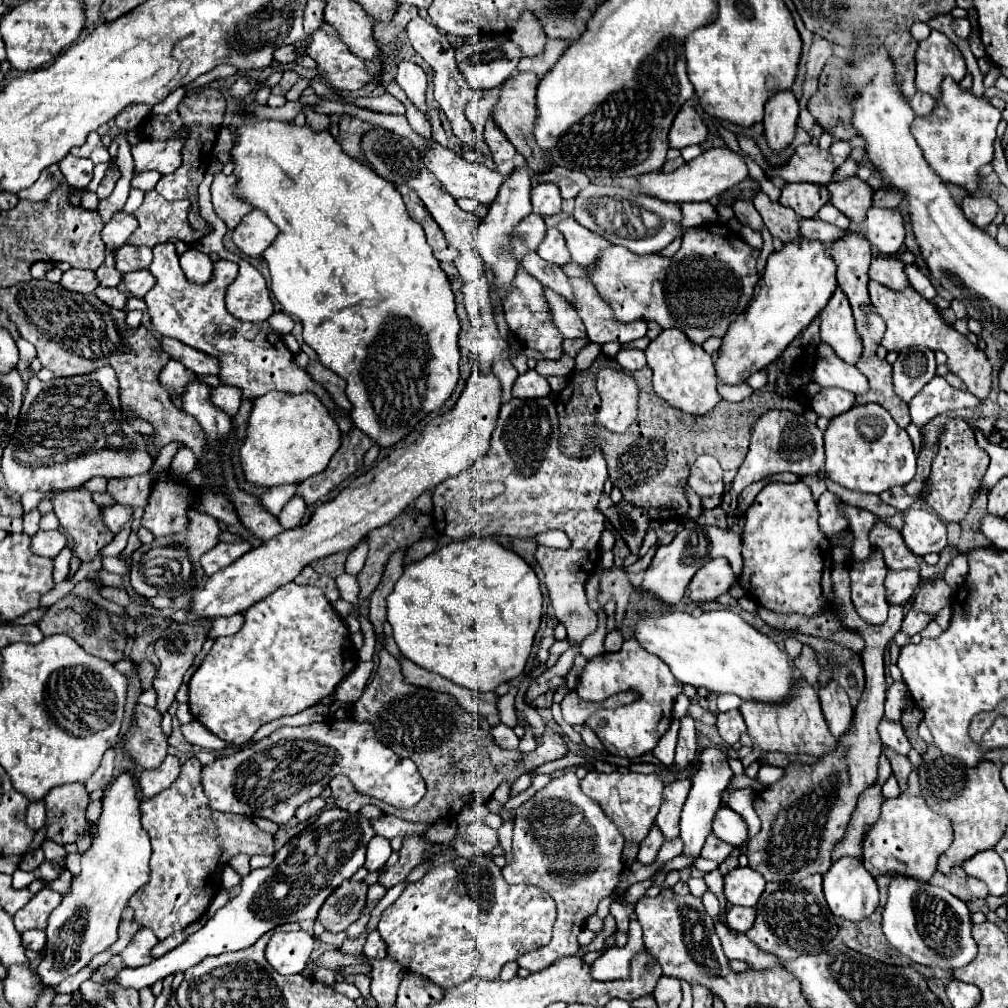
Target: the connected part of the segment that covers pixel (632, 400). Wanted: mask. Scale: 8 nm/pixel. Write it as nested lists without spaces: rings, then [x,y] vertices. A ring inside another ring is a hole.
[[[608,368],[599,371],[596,386],[601,395],[601,409],[595,417],[595,425],[613,433],[625,431],[638,413],[636,381],[622,370]]]

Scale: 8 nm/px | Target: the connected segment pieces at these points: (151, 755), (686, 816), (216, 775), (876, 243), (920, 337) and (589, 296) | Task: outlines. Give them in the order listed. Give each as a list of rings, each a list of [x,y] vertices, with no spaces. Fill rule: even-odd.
[[[135,705],[125,751],[143,769],[153,769],[163,763],[169,755],[169,743],[161,729],[161,713],[155,713],[155,709],[145,705]]]
[[[703,749],[699,753],[699,771],[695,773],[693,777],[693,787],[689,791],[689,797],[683,805],[683,813],[681,813],[681,841],[683,841],[683,855],[685,857],[691,857],[691,859],[697,859],[701,855],[701,849],[703,849],[703,843],[705,839],[711,835],[711,821],[713,821],[713,815],[715,811],[719,809],[721,805],[721,791],[727,787],[729,779],[733,777],[733,771],[729,769],[729,763],[727,763],[727,755],[723,755],[719,749]]]
[[[331,719],[331,723],[325,721],[301,727],[281,727],[269,737],[257,741],[253,747],[229,757],[219,757],[213,765],[203,767],[203,791],[209,797],[209,807],[215,811],[245,813],[285,825],[295,817],[299,805],[319,797],[335,775],[347,775],[359,793],[383,799],[395,807],[413,807],[425,793],[425,781],[419,777],[415,765],[409,759],[399,759],[391,749],[381,745],[371,725],[355,723],[353,719],[347,719],[345,723]]]
[[[871,207],[867,211],[867,231],[865,237],[873,251],[883,255],[893,255],[899,251],[905,239],[903,217],[897,209],[877,209]]]
[[[869,281],[869,297],[871,297],[871,305],[877,309],[877,313],[883,317],[883,321],[887,325],[887,331],[881,339],[881,345],[887,351],[901,351],[905,347],[941,349],[947,355],[949,371],[955,373],[967,385],[967,391],[981,401],[987,399],[989,389],[991,389],[991,363],[989,363],[989,359],[965,335],[957,333],[951,325],[947,325],[941,319],[939,311],[931,305],[931,301],[923,299],[913,289],[897,293],[897,291],[887,289],[885,285],[879,285],[877,281]]]
[[[587,277],[569,279],[573,293],[575,293],[575,309],[587,327],[587,337],[593,343],[609,343],[617,341],[621,345],[645,337],[647,323],[633,321],[633,323],[617,323],[609,305],[601,299],[595,299],[595,287]]]

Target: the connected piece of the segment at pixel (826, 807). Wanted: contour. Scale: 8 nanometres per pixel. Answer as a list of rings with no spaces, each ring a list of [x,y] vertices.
[[[837,563],[831,571],[835,609],[843,615],[843,627],[865,641],[861,653],[865,667],[865,691],[855,709],[853,725],[839,739],[837,751],[823,755],[815,765],[789,763],[783,779],[755,793],[753,807],[761,819],[761,831],[749,841],[749,867],[759,871],[765,881],[795,881],[813,873],[825,875],[831,867],[831,849],[845,835],[845,827],[855,811],[859,795],[877,781],[877,761],[881,755],[881,739],[877,733],[885,703],[883,653],[889,641],[899,633],[903,621],[903,605],[891,605],[883,625],[867,625],[851,605],[847,565]]]

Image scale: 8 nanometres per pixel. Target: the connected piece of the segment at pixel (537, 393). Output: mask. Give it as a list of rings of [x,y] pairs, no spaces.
[[[535,369],[519,375],[513,383],[513,397],[519,399],[538,399],[547,397],[551,391],[545,377],[541,377]]]

